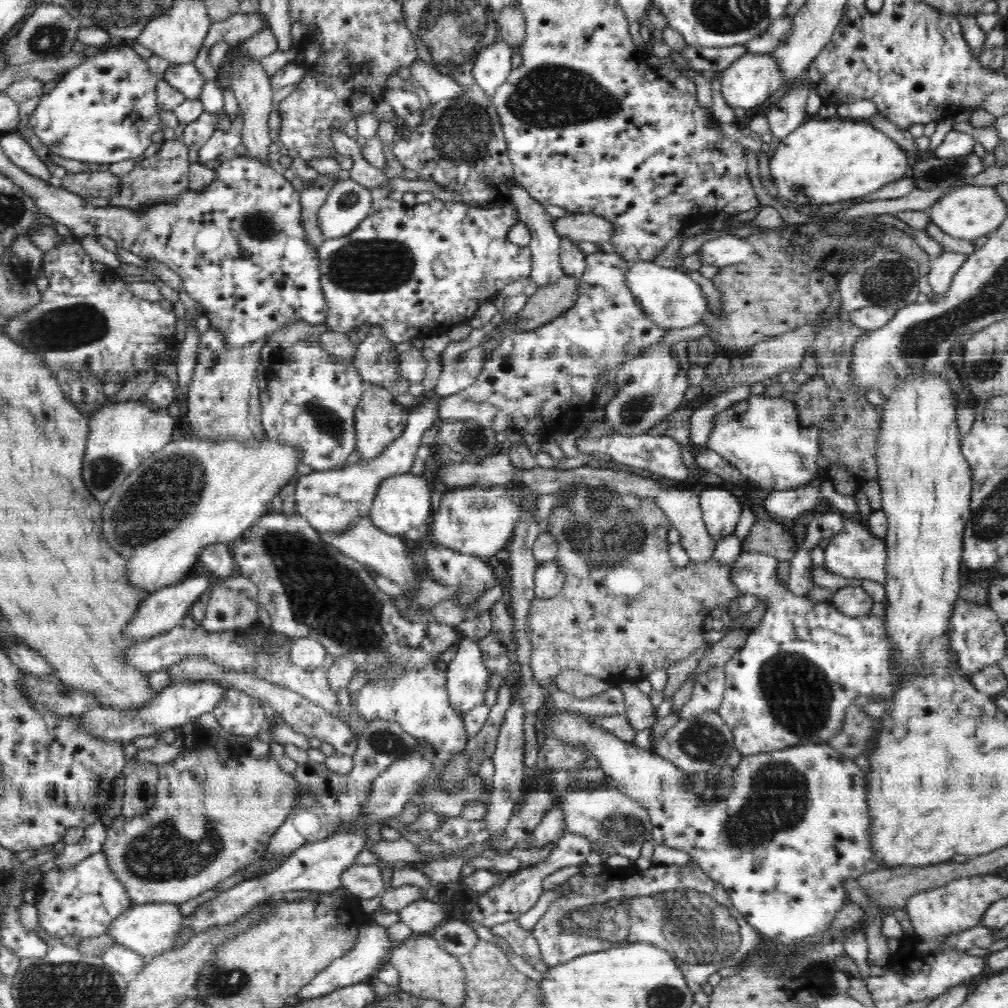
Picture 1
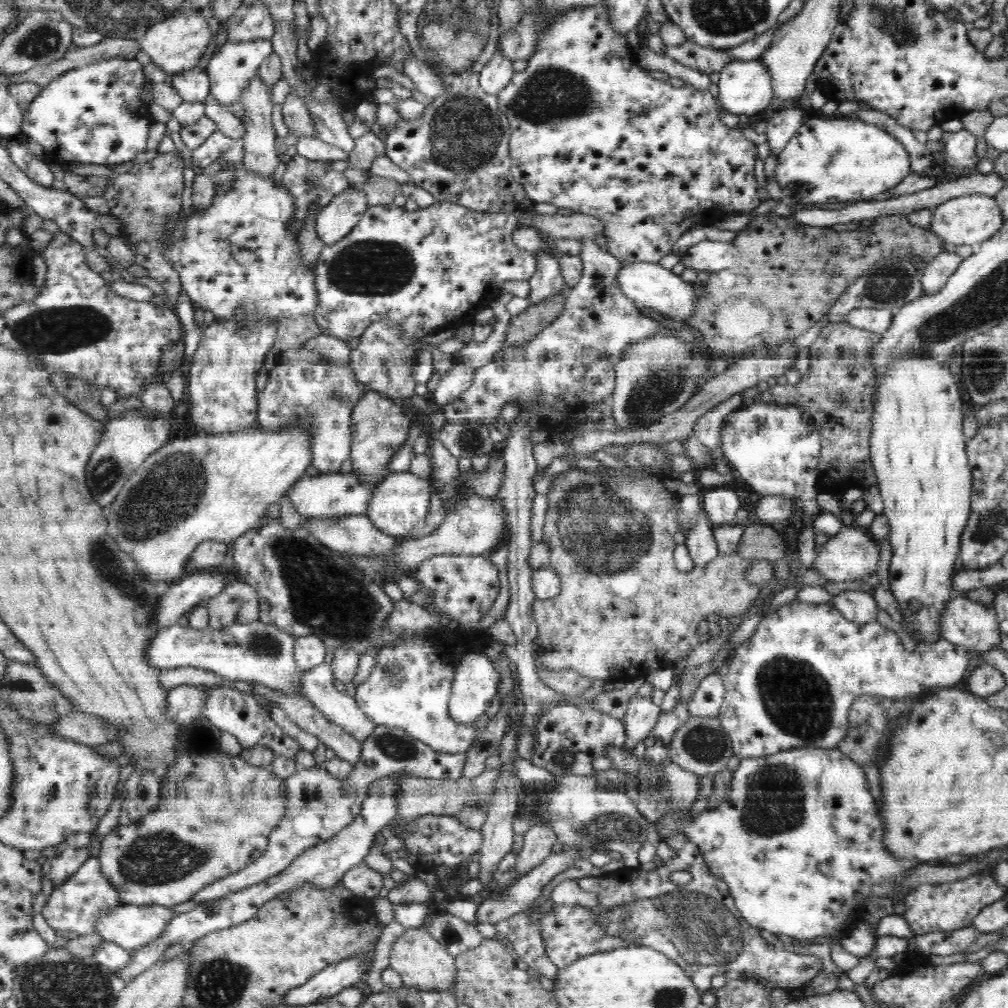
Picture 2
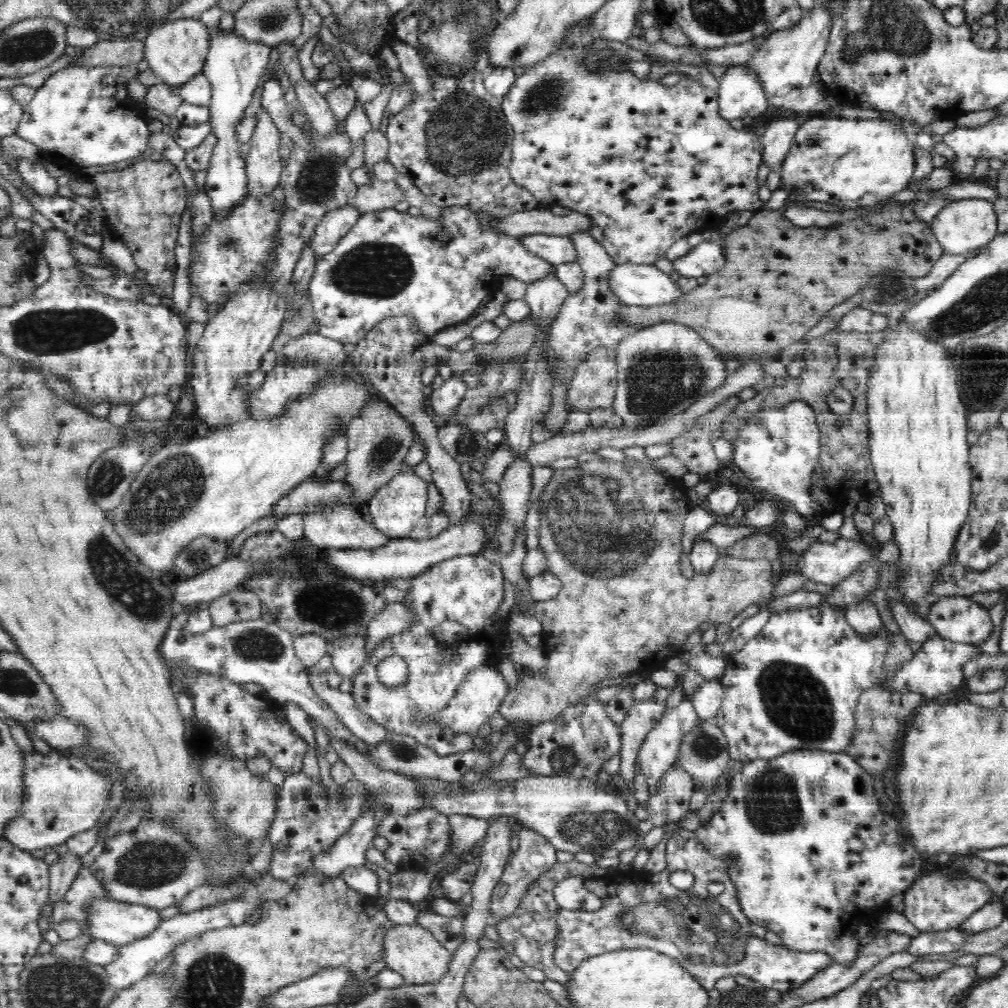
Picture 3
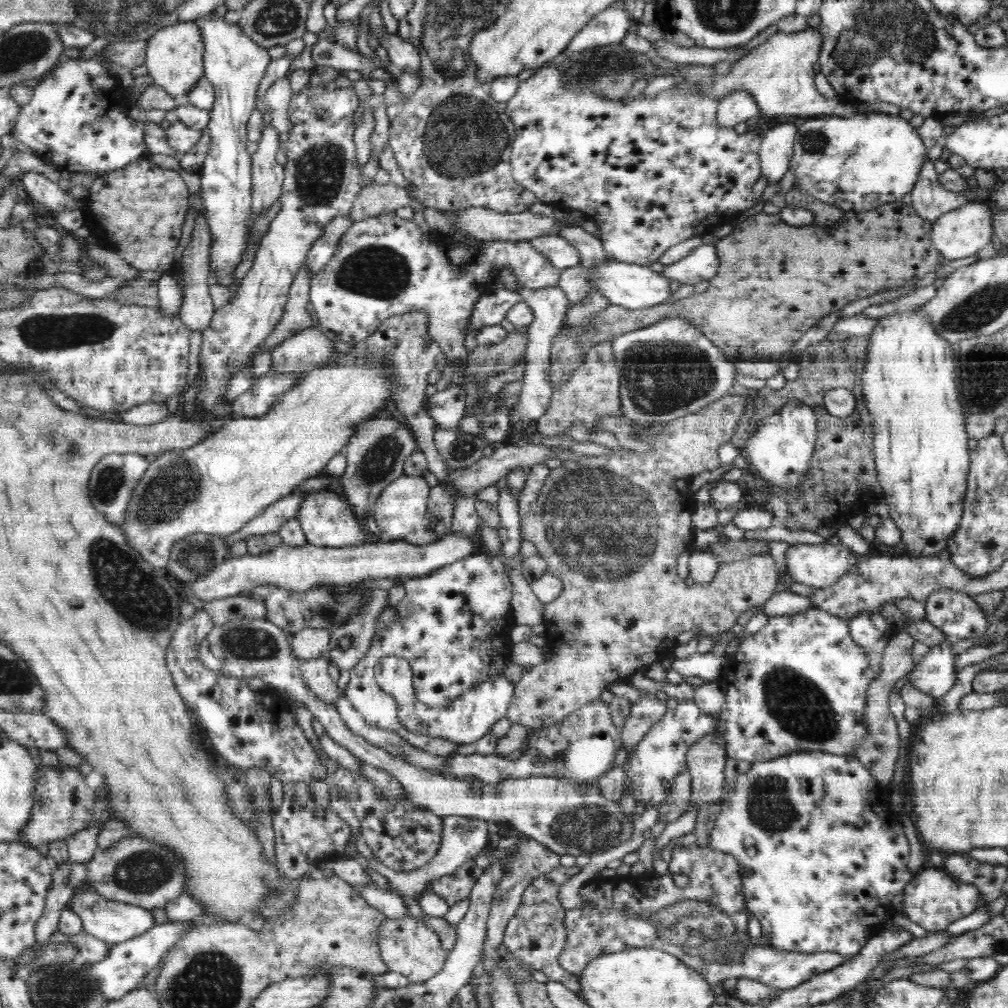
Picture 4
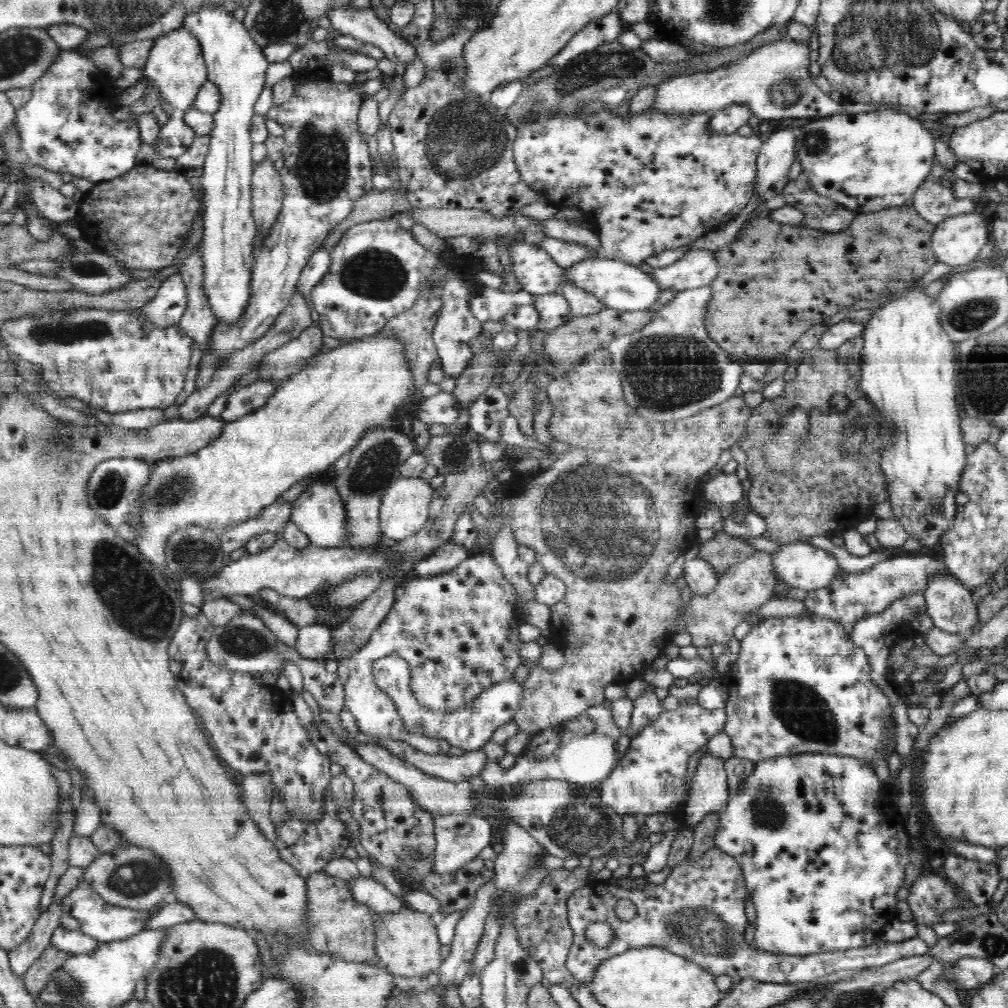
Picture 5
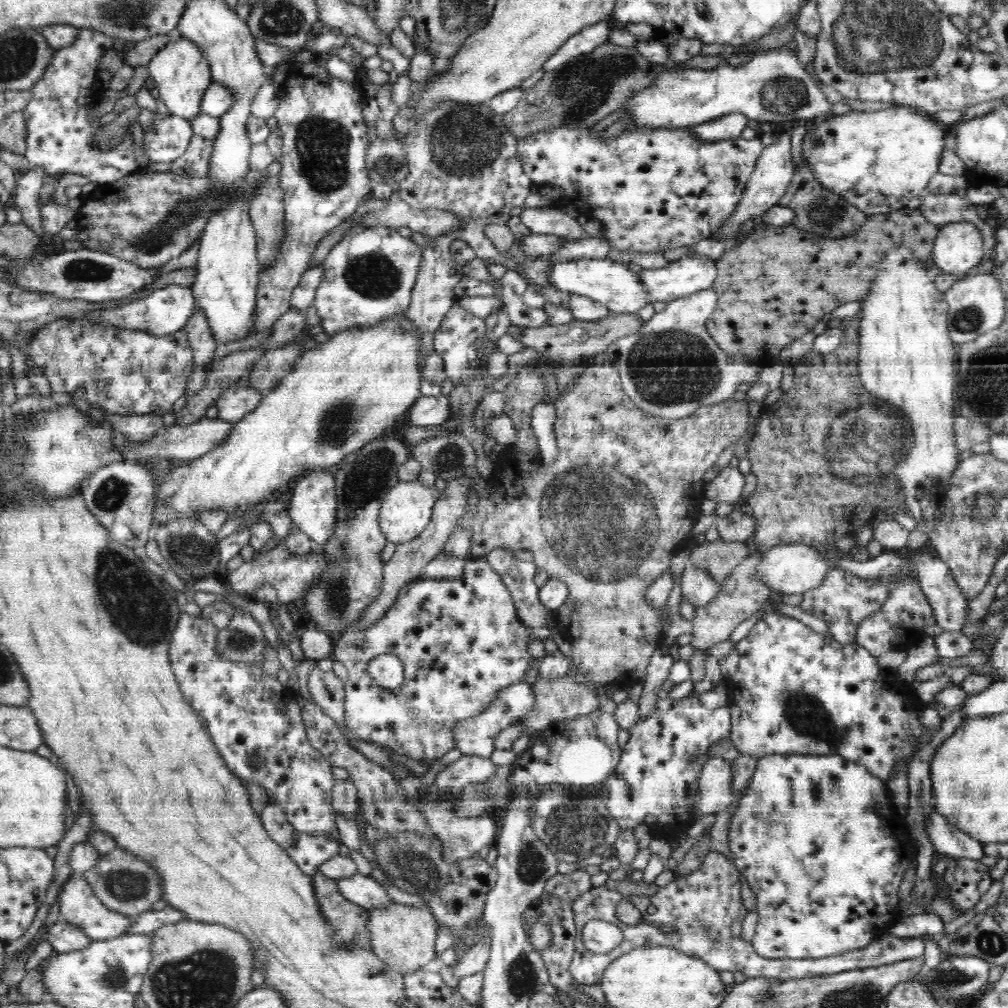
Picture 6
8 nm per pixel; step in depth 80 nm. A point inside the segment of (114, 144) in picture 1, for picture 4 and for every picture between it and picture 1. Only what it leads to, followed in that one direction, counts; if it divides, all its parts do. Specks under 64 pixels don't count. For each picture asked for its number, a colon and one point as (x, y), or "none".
2: (88, 115)
3: (84, 116)
4: (71, 122)

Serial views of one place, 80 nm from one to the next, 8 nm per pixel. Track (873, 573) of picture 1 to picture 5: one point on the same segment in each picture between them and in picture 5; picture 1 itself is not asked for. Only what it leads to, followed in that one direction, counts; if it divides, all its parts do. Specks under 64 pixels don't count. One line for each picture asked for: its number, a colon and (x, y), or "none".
2: (849, 555)
3: (828, 562)
4: (821, 565)
5: (801, 565)

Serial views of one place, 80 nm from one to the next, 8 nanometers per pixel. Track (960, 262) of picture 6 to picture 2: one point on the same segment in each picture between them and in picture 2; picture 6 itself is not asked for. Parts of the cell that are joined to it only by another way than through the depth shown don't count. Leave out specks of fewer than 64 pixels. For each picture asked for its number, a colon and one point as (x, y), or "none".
2: (969, 219)
3: (970, 224)
4: (959, 234)
5: (957, 240)

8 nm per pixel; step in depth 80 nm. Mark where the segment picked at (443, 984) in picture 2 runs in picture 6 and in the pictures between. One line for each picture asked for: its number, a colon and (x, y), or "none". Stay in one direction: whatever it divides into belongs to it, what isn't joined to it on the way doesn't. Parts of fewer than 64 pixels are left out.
3: (411, 950)
4: (407, 946)
5: (407, 944)
6: (404, 937)

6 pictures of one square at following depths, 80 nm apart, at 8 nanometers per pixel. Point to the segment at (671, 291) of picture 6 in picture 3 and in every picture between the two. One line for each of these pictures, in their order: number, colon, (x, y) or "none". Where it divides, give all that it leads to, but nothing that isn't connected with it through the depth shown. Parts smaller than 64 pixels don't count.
3: (707, 258)
4: (702, 264)
5: (698, 267)

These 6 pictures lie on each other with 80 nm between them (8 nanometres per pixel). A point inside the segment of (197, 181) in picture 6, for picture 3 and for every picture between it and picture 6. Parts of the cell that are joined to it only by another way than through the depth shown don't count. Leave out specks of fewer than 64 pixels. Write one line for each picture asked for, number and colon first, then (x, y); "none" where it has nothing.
3: (143, 203)
4: (138, 211)
5: (141, 218)

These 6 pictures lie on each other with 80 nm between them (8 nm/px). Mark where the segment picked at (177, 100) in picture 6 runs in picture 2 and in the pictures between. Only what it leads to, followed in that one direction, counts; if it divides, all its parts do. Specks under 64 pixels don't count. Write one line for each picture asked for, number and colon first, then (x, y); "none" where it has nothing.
2: (176, 45)
3: (176, 51)
4: (174, 55)
5: (175, 63)

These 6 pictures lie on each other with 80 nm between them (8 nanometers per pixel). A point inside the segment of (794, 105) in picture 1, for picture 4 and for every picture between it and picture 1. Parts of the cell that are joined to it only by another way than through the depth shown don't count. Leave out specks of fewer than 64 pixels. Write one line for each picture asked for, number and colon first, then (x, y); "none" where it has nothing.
2: (781, 127)
3: (778, 136)
4: (776, 149)

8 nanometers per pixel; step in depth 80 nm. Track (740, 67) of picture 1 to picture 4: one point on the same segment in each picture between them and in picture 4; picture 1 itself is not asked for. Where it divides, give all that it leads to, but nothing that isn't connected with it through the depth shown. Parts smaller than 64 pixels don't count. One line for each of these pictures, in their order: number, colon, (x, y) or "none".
2: (744, 87)
3: (740, 96)
4: (737, 107)

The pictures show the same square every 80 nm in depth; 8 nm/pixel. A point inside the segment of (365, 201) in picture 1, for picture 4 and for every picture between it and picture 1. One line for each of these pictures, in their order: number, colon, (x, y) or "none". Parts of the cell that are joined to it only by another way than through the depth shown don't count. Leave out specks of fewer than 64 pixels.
2: (335, 221)
3: (335, 224)
4: (322, 250)

